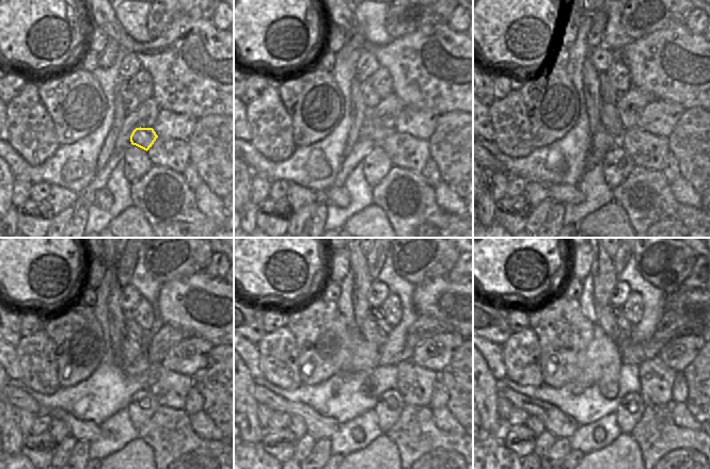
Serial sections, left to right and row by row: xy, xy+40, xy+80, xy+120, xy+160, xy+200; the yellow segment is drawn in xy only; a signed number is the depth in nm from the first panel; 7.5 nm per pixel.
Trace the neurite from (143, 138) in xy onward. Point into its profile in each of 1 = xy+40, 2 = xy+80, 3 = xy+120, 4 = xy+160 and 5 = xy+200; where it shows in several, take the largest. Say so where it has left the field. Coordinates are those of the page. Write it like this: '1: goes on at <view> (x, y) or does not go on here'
1: goes on at xy+40 (372, 128)
2: goes on at xy+80 (609, 117)
3: goes on at xy+120 (130, 350)
4: goes on at xy+160 (368, 327)
5: goes on at xy+200 (606, 322)

